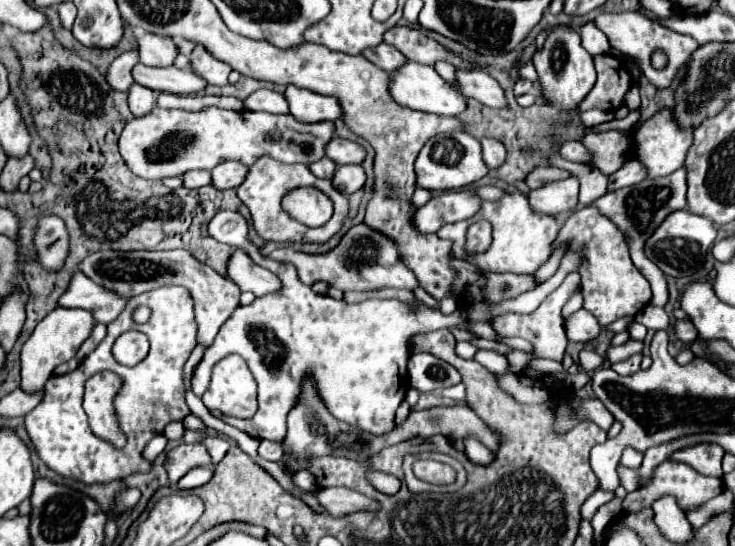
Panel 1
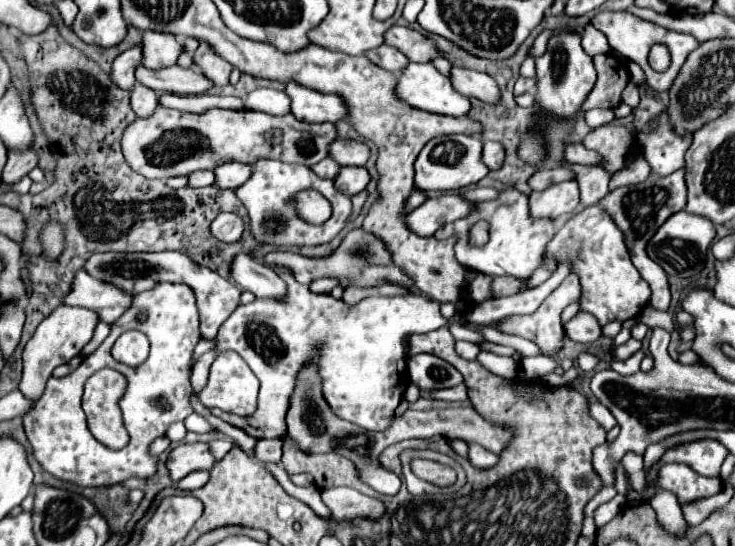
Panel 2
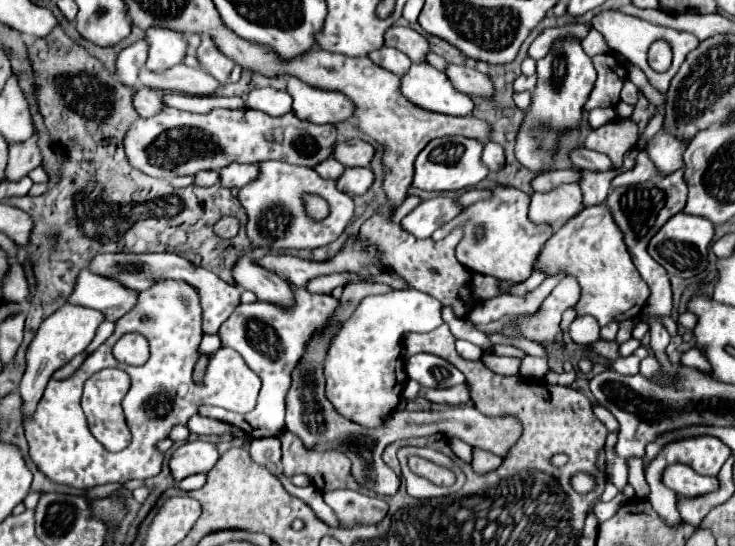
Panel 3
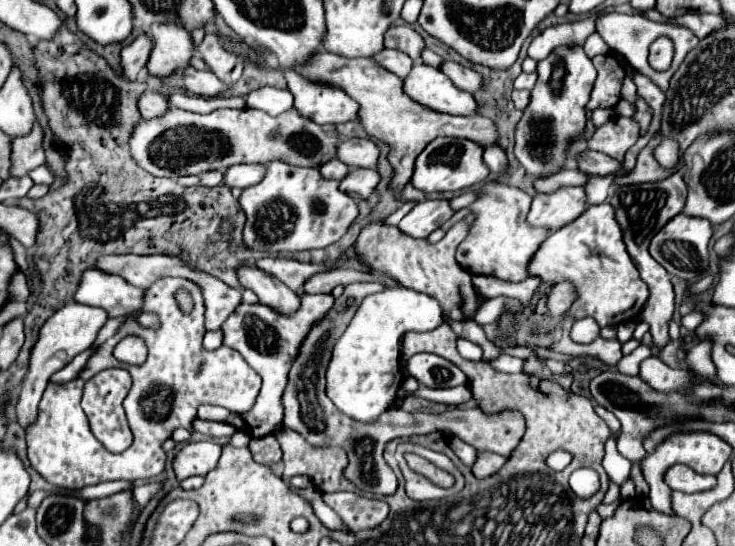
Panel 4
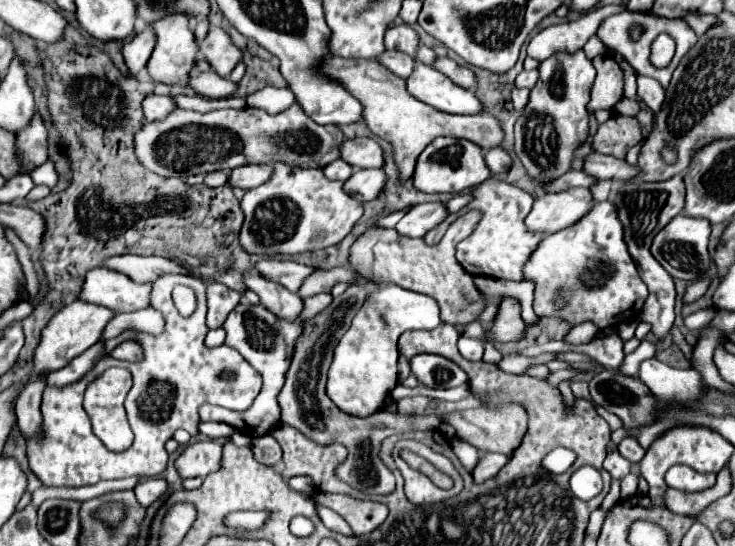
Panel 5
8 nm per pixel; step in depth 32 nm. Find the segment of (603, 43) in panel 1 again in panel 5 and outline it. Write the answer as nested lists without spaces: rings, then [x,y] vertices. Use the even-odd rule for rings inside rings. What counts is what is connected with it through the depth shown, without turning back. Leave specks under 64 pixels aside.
[[[594,36],[594,38],[590,38],[590,40],[586,42],[586,46],[584,46],[584,54],[586,54],[588,60],[592,60],[594,56],[606,54],[606,48],[604,48],[604,44],[600,44],[598,36]]]

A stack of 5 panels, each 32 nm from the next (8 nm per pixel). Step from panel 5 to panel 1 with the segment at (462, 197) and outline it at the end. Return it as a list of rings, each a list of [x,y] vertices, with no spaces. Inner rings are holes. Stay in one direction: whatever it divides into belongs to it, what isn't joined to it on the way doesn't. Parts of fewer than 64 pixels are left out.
[[[484,186],[484,188],[474,188],[474,194],[482,200],[498,200],[500,194],[504,194],[504,190],[496,186]]]

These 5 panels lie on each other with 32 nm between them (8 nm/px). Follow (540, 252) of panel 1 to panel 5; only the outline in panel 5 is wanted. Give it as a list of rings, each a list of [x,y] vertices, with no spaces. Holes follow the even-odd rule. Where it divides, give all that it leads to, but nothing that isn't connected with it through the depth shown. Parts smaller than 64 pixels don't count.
[[[488,178],[484,184],[480,184],[480,186],[476,186],[472,190],[472,202],[468,206],[464,206],[460,212],[450,214],[438,226],[434,226],[424,236],[424,242],[430,244],[430,246],[438,244],[442,240],[444,232],[448,230],[448,226],[458,216],[466,214],[468,210],[480,210],[484,216],[482,216],[476,232],[456,246],[456,260],[472,276],[480,276],[482,274],[482,276],[490,276],[490,278],[502,278],[502,280],[520,282],[522,280],[522,266],[526,264],[528,256],[536,250],[536,246],[542,240],[540,234],[532,234],[532,232],[526,230],[524,218],[528,216],[530,208],[532,208],[532,196],[526,194],[522,188],[512,186],[512,184],[508,184],[504,180],[498,180],[498,178]]]

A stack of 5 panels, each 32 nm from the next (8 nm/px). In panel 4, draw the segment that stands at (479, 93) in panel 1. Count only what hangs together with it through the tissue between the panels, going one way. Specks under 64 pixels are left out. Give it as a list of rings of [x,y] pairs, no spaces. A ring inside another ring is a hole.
[[[444,60],[440,64],[440,70],[460,88],[460,90],[466,90],[466,92],[476,92],[482,88],[482,78],[480,74],[476,74],[472,68],[466,68],[466,66],[460,66],[456,62],[450,62],[450,60]]]

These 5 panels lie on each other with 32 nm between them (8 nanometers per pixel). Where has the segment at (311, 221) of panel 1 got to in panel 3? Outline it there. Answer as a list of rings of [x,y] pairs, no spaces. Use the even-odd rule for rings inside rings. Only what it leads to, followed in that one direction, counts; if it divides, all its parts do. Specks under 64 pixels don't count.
[[[310,196],[308,198],[308,216],[316,216],[316,218],[328,216],[328,204],[324,204],[324,200],[320,200],[320,198]]]

